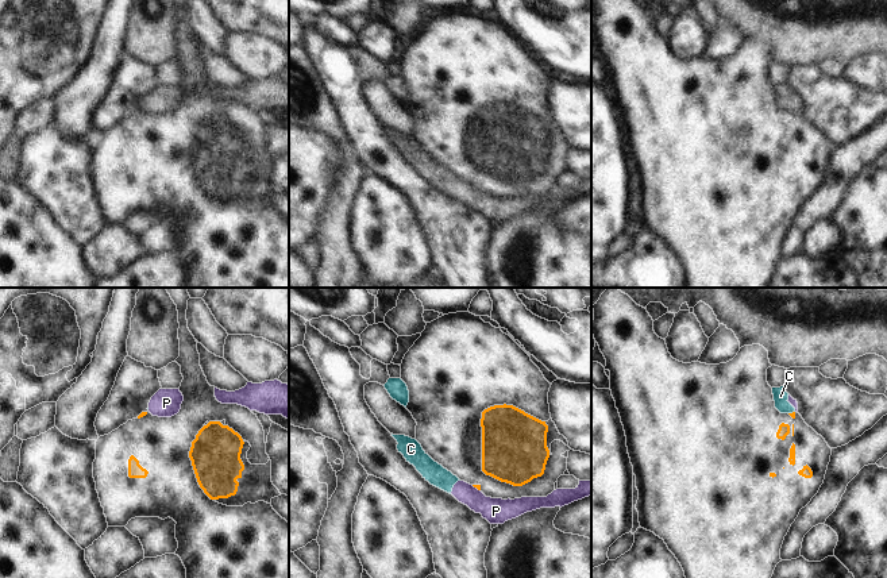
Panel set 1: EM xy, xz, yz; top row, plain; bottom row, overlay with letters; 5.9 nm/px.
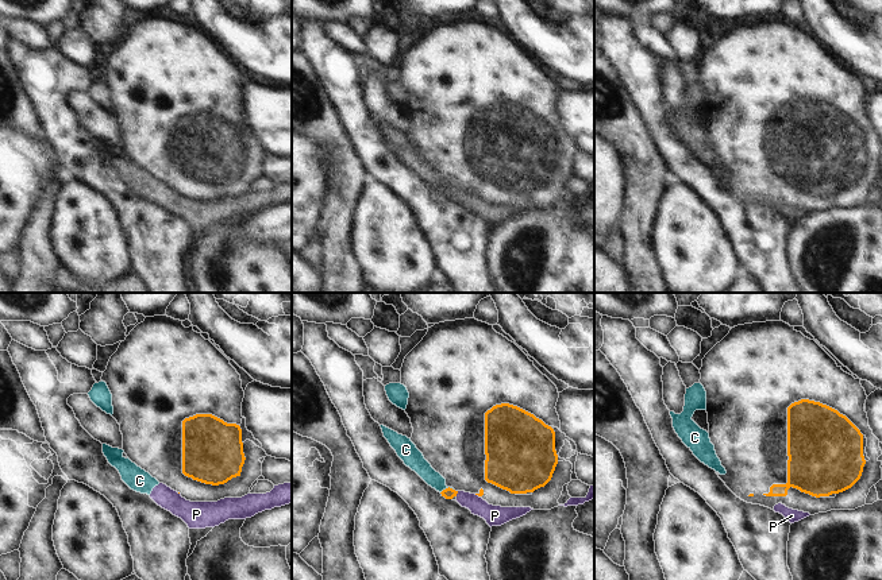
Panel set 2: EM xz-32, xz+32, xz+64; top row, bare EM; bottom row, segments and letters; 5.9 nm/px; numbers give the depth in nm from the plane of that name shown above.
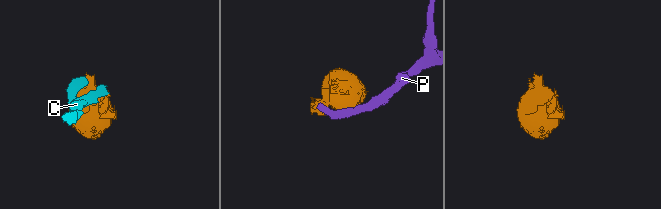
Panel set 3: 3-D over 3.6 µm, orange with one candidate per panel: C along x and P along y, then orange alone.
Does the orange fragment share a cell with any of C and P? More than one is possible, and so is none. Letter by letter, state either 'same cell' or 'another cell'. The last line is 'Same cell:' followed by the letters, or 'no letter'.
C: another cell
P: another cell
Same cell: no letter

